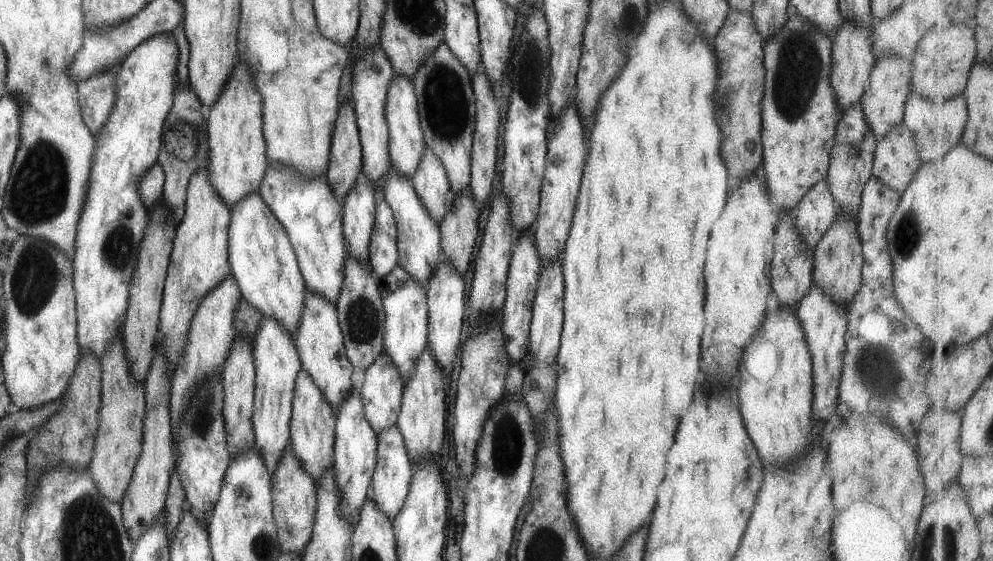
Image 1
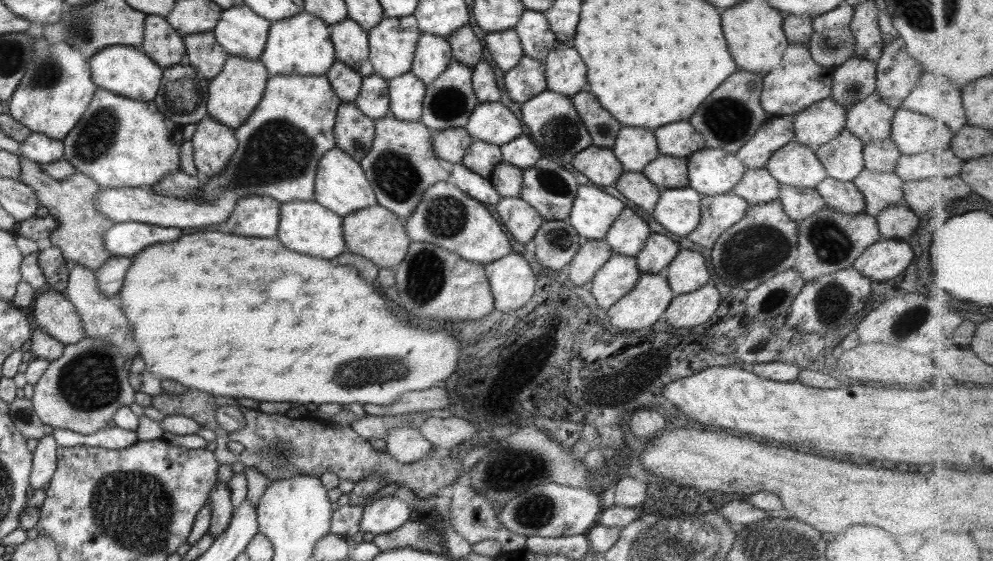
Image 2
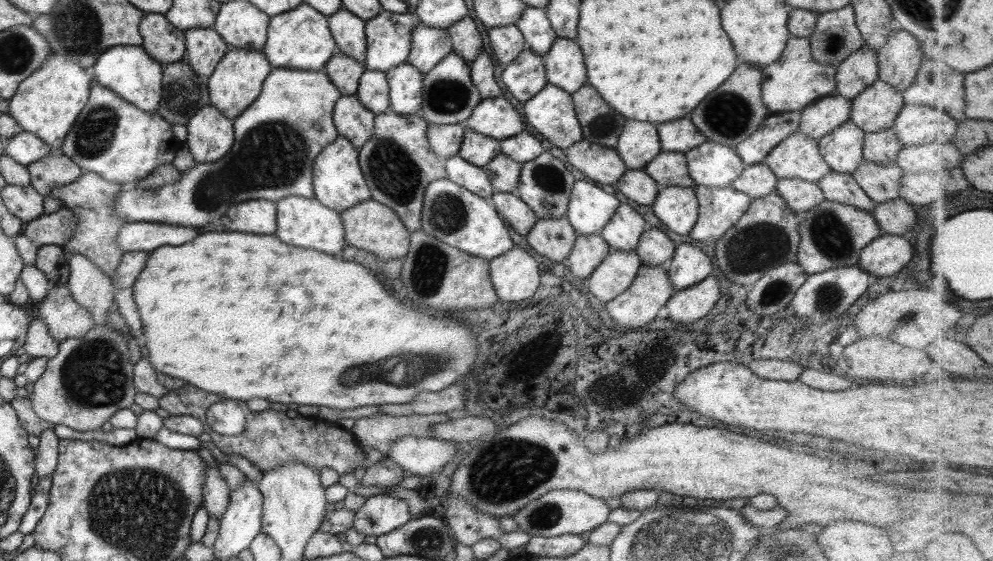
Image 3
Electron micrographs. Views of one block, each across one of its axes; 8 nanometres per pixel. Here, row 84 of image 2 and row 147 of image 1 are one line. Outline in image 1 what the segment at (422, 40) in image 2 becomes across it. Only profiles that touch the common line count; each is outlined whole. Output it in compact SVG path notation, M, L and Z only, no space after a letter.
M423 146L421 160L417 162L417 168L411 174L411 184L429 216L435 222L440 222L451 206L453 193L441 160L437 159L437 154L433 154L429 146Z

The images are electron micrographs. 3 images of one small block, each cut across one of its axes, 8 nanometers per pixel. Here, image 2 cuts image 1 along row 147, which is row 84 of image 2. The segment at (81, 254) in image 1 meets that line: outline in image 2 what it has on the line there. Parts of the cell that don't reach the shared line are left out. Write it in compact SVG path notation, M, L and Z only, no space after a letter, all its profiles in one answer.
M125 45L105 46L87 60L91 81L96 88L103 88L120 97L153 101L161 85L162 68L136 47Z

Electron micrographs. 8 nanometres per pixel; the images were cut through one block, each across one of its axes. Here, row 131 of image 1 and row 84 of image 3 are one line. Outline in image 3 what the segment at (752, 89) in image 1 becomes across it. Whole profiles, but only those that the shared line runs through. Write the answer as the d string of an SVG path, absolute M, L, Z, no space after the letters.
M741 64L733 74L713 92L709 92L699 106L689 114L693 126L706 138L723 146L734 148L756 131L771 113L760 97L760 68Z

